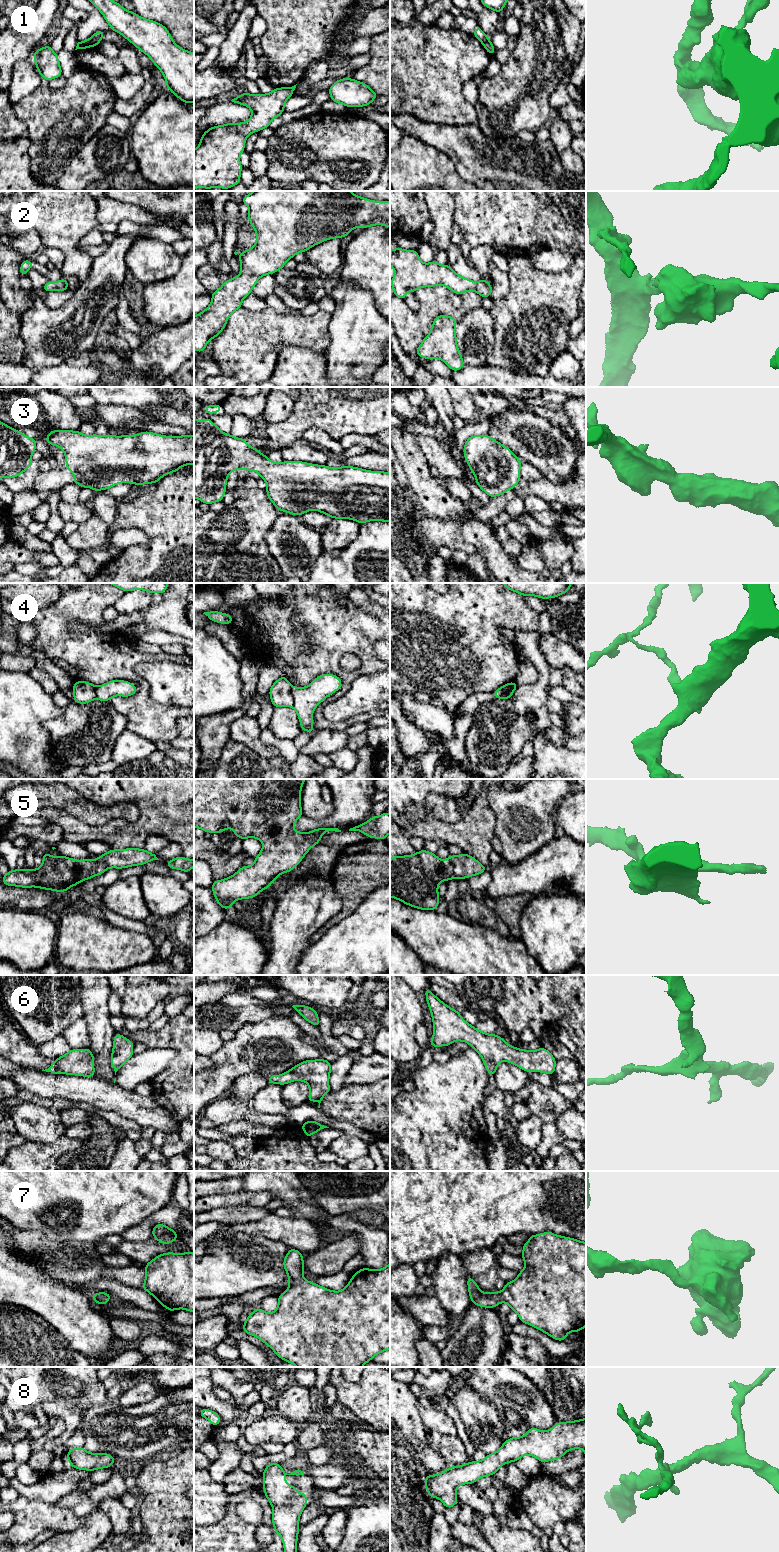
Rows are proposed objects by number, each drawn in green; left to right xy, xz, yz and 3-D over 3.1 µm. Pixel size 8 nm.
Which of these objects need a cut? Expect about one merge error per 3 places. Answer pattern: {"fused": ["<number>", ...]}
{"fused": ["1", "4"]}

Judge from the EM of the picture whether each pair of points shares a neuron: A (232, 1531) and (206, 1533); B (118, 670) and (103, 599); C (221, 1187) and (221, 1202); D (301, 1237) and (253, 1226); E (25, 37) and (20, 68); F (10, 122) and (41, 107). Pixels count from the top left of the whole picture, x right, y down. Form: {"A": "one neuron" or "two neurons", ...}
{"A": "one neuron", "B": "one neuron", "C": "two neurons", "D": "one neuron", "E": "two neurons", "F": "two neurons"}

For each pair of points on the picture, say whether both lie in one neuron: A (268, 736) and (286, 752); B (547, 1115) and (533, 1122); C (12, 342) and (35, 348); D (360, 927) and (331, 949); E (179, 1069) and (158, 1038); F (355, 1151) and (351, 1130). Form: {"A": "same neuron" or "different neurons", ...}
{"A": "same neuron", "B": "different neurons", "C": "different neurons", "D": "same neuron", "E": "same neuron", "F": "different neurons"}

